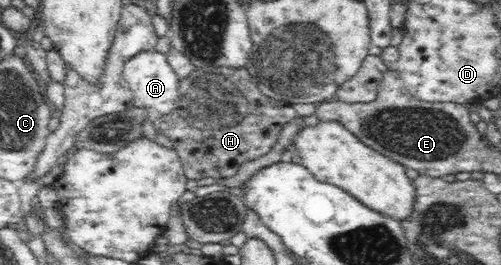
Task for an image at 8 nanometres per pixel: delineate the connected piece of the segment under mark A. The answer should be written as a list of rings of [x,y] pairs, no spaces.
[[[142,51],[125,62],[122,77],[134,94],[134,105],[149,110],[154,115],[171,114],[177,103],[182,82],[169,66],[166,55],[158,51]]]

